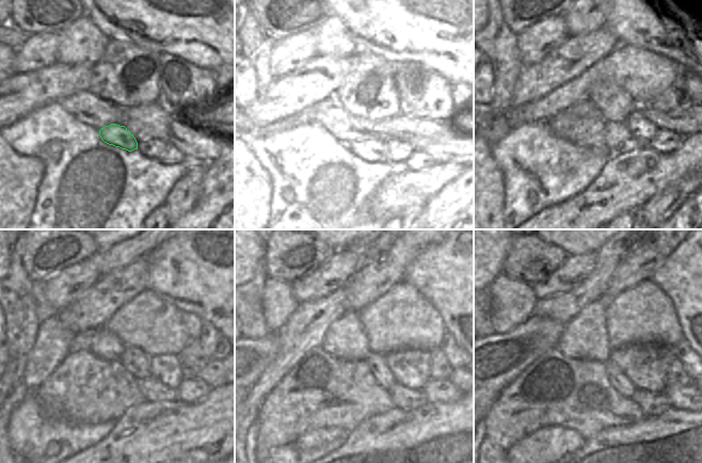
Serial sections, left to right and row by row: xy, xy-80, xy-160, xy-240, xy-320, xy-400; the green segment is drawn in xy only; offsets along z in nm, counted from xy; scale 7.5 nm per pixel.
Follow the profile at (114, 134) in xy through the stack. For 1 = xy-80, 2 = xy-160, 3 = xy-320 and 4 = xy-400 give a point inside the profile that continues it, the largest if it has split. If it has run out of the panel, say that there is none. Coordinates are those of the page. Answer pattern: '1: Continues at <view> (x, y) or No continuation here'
1: Continues at xy-80 (371, 150)
2: Continues at xy-160 (617, 150)
3: Continues at xy-320 (404, 398)
4: Continues at xy-400 (652, 403).

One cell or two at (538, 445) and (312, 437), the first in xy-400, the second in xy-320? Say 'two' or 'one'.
one

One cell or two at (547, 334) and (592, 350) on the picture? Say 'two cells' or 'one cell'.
two cells

